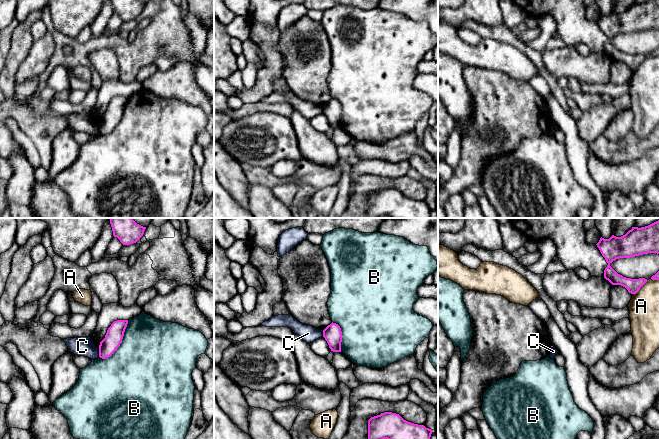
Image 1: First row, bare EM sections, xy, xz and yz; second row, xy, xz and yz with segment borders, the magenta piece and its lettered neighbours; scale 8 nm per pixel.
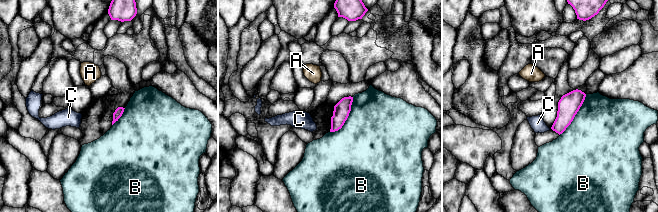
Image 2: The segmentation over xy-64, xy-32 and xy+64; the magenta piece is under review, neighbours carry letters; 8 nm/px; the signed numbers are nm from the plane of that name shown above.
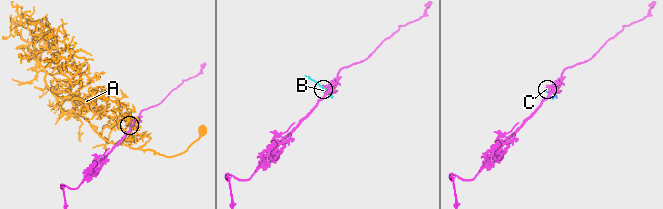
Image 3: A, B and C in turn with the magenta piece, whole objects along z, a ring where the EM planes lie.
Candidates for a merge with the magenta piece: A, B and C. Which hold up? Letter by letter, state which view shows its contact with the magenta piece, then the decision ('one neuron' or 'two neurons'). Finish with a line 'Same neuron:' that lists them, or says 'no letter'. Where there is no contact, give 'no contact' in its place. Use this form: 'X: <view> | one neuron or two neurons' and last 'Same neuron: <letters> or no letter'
A: yz | two neurons
B: xy | two neurons
C: xy | two neurons
Same neuron: no letter

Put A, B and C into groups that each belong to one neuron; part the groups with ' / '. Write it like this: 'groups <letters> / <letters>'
groups A / B / C

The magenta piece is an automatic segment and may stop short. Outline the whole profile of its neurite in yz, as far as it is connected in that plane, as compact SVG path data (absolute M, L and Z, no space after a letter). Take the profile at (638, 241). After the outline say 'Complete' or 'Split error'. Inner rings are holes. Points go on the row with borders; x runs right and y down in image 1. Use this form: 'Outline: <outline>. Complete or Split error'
Outline: M659 220L645 227L632 227L625 235L600 238L596 244L608 263L604 278L612 285L621 285L636 294L647 282L645 278L631 279L618 274L610 264L619 258L630 258L648 253L659 254Z. Complete

